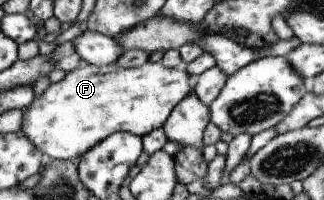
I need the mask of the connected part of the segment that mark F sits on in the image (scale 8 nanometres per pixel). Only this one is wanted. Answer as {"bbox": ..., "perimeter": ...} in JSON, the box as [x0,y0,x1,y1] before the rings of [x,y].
{"bbox":[20,60,193,161],"perimeter":[[[147,60],[142,66],[136,68],[120,68],[114,63],[100,67],[84,63],[84,65],[80,65],[70,72],[67,72],[59,82],[49,84],[49,87],[41,95],[34,96],[31,103],[24,109],[20,130],[25,134],[27,139],[31,140],[31,143],[43,154],[44,158],[72,161],[77,157],[79,158],[80,155],[83,155],[83,153],[90,150],[96,143],[99,143],[103,138],[106,138],[113,132],[129,132],[134,136],[142,138],[151,130],[161,128],[167,116],[172,112],[173,107],[192,92],[193,81],[193,76],[190,76],[184,69],[168,68],[160,61],[151,63]]]}

